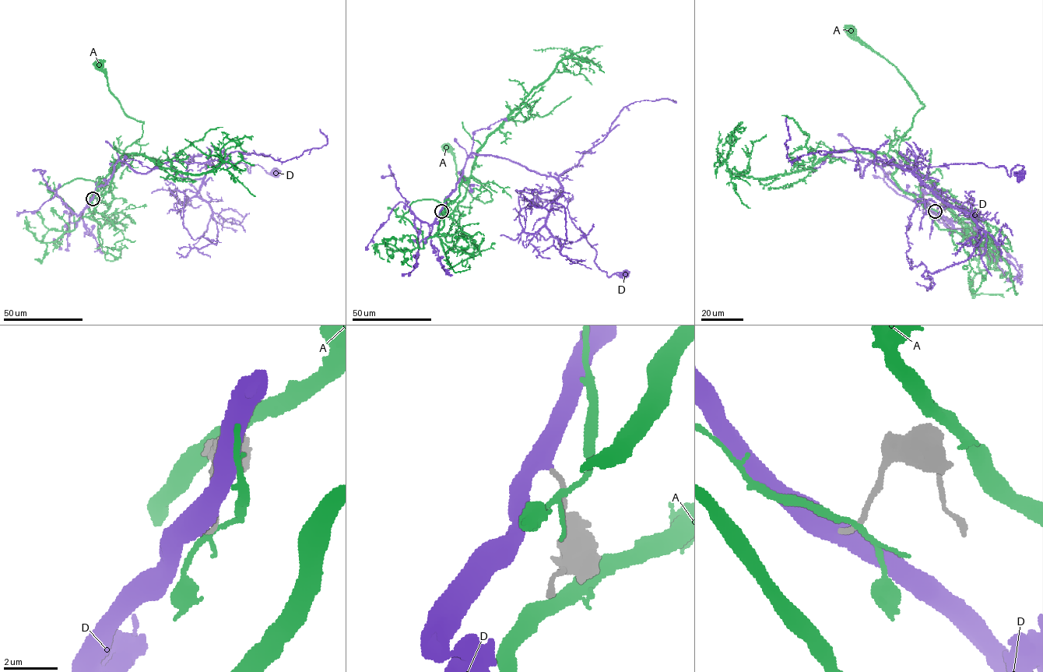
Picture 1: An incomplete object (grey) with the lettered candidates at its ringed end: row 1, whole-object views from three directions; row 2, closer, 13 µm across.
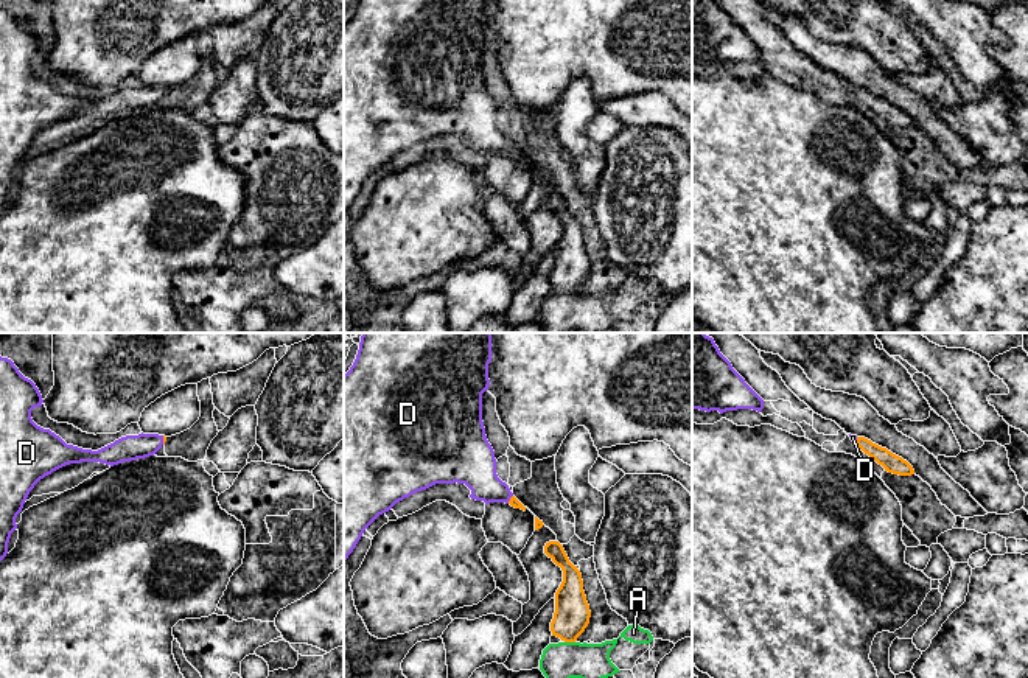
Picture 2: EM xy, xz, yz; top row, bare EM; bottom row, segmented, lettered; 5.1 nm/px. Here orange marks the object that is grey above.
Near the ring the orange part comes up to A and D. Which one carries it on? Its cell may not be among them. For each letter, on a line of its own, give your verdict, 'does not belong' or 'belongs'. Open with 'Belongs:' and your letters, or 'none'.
Belongs: D
A: does not belong
D: belongs

